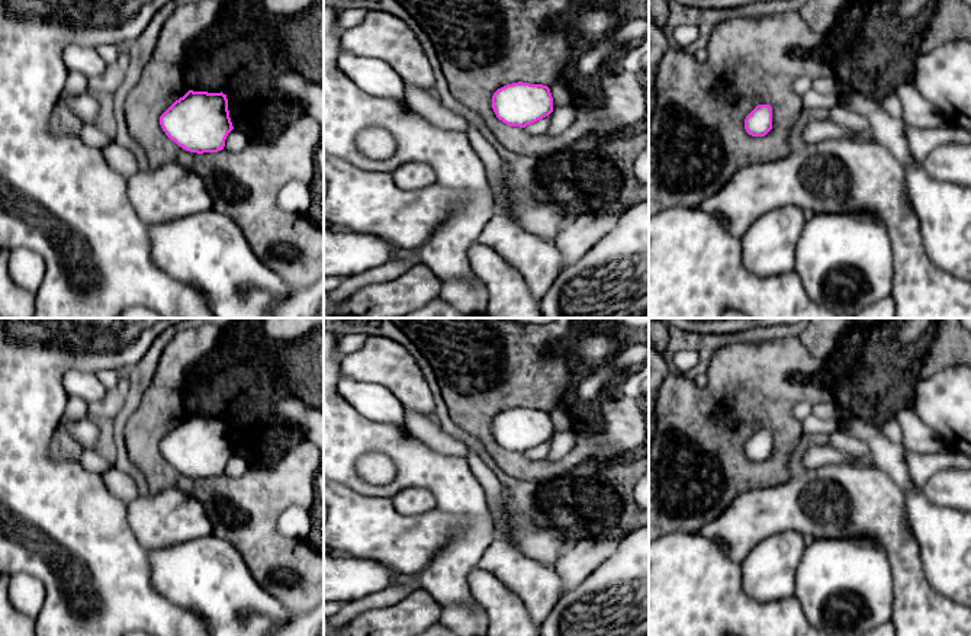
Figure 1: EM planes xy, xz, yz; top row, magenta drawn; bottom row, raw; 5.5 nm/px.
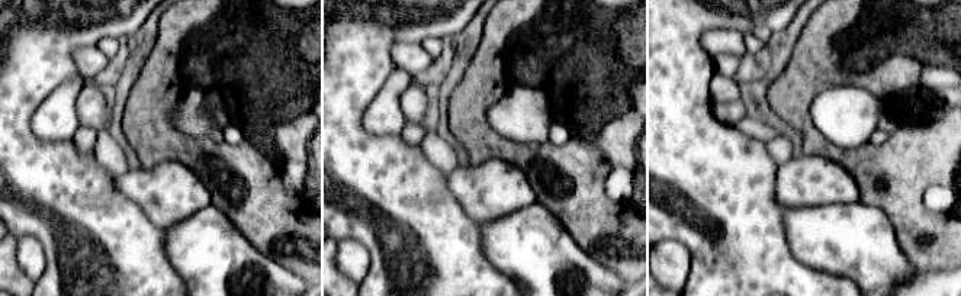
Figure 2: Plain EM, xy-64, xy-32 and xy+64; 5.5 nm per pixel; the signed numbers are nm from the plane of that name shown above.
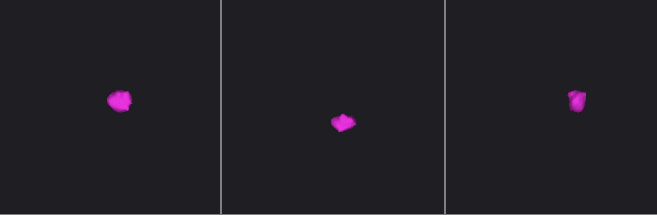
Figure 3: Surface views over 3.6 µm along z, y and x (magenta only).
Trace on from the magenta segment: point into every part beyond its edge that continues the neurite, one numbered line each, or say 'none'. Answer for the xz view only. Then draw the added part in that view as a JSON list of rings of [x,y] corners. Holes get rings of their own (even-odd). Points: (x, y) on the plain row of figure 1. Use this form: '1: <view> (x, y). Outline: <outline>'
none

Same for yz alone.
none

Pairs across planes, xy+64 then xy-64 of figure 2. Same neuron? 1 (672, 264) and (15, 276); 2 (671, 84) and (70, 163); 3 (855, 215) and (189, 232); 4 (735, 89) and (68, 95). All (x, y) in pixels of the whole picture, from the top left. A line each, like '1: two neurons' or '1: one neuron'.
1: two neurons
2: one neuron
3: one neuron
4: two neurons

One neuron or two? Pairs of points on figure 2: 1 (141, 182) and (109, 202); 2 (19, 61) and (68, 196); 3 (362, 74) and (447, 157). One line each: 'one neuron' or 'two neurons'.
1: two neurons
2: one neuron
3: two neurons

